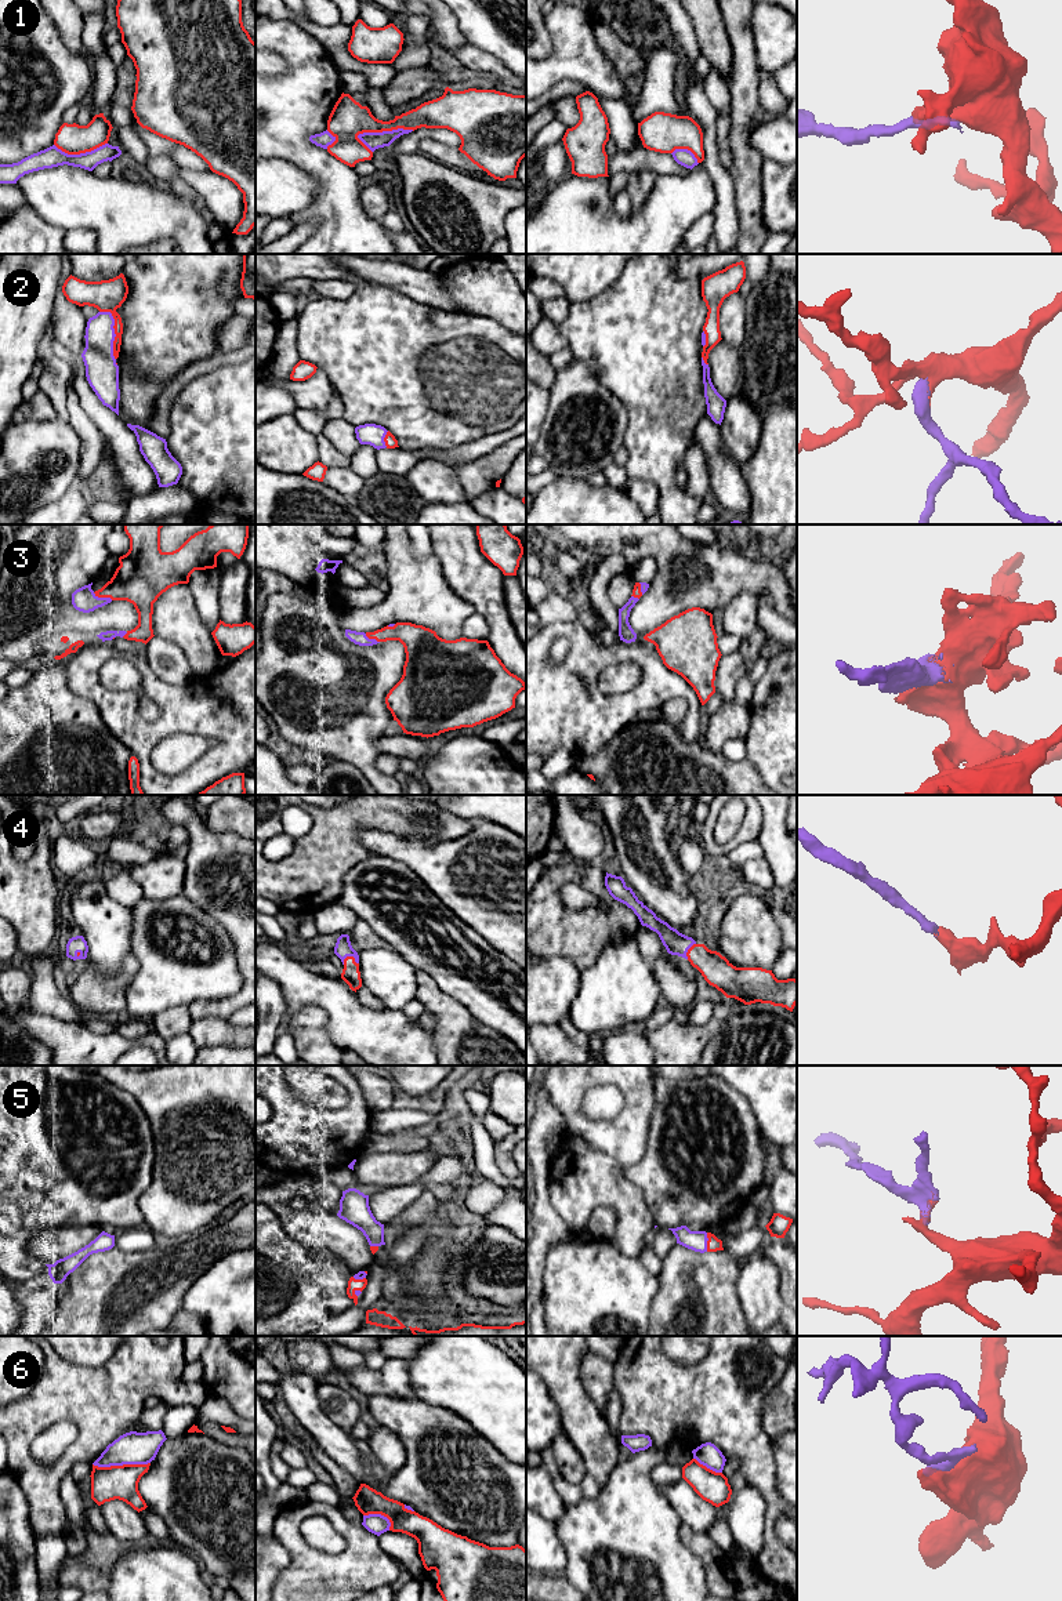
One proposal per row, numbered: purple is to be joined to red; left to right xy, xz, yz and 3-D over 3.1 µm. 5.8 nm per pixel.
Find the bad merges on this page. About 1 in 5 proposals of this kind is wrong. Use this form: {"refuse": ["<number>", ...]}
{"refuse": ["1", "6"]}

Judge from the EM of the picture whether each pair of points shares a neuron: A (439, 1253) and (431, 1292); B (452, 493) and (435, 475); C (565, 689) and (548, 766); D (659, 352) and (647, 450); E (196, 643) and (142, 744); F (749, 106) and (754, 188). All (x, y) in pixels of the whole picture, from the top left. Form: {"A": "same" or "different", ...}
{"A": "same", "B": "same", "C": "different", "D": "same", "E": "different", "F": "same"}

